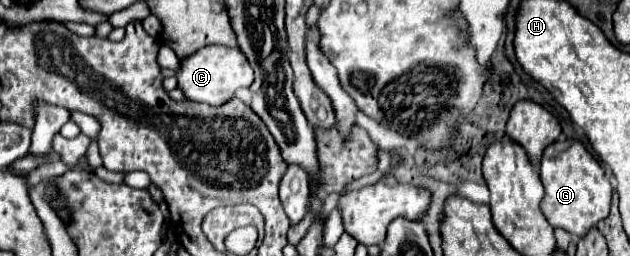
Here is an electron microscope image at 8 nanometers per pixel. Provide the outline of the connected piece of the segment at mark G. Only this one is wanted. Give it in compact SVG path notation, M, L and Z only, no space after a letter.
M569 142L547 146L541 160L541 182L545 188L541 210L553 228L563 228L581 238L607 218L613 188L601 164L585 150L585 146L569 146Z

